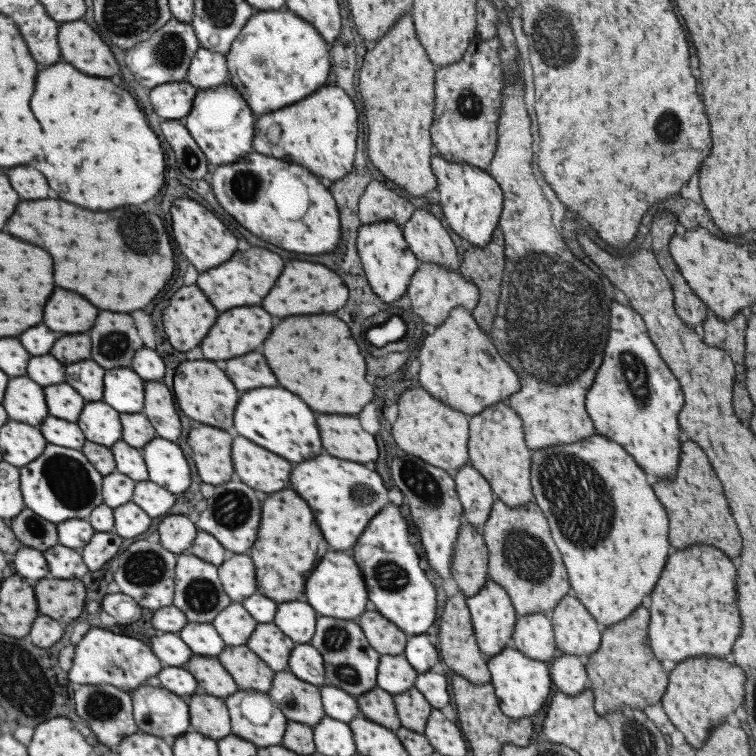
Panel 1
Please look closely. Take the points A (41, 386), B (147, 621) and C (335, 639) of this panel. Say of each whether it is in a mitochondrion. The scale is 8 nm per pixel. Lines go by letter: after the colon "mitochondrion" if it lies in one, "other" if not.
A: other
B: other
C: mitochondrion

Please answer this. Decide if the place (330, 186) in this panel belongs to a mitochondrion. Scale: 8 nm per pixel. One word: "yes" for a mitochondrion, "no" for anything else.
no

